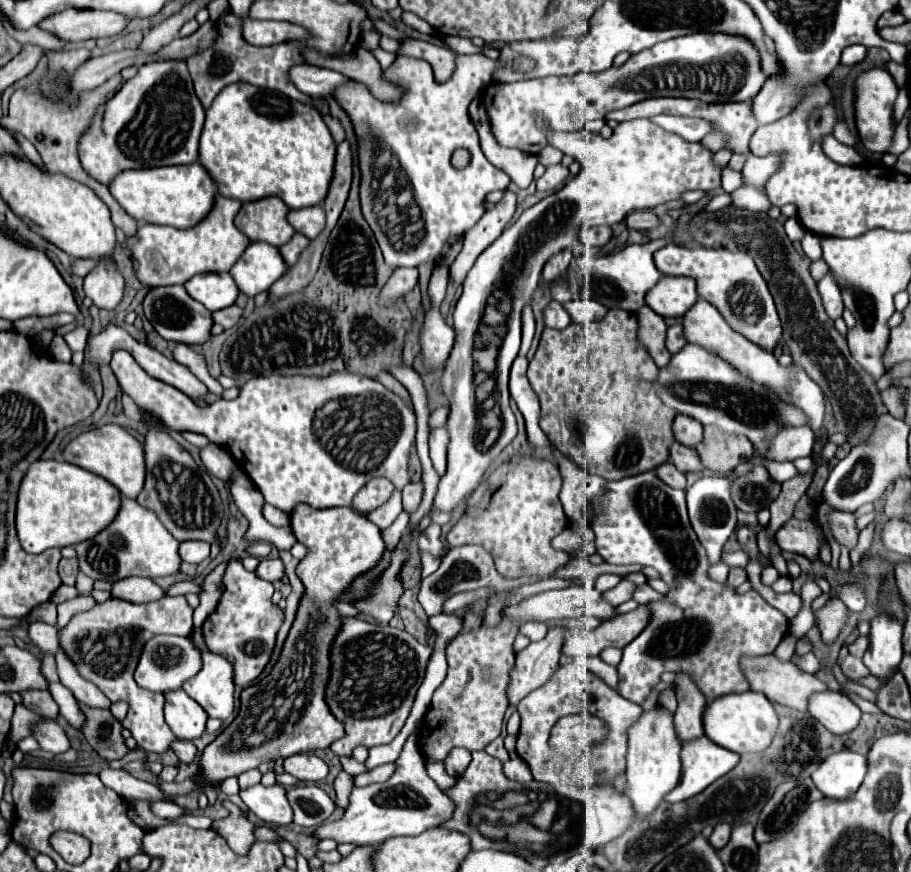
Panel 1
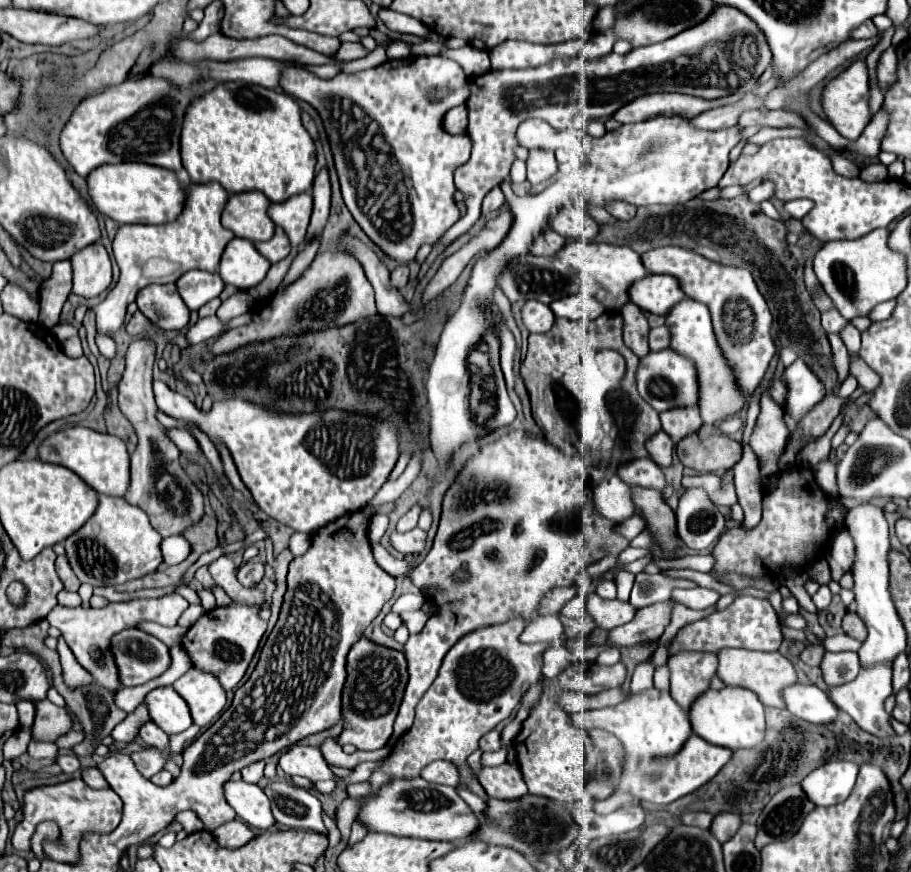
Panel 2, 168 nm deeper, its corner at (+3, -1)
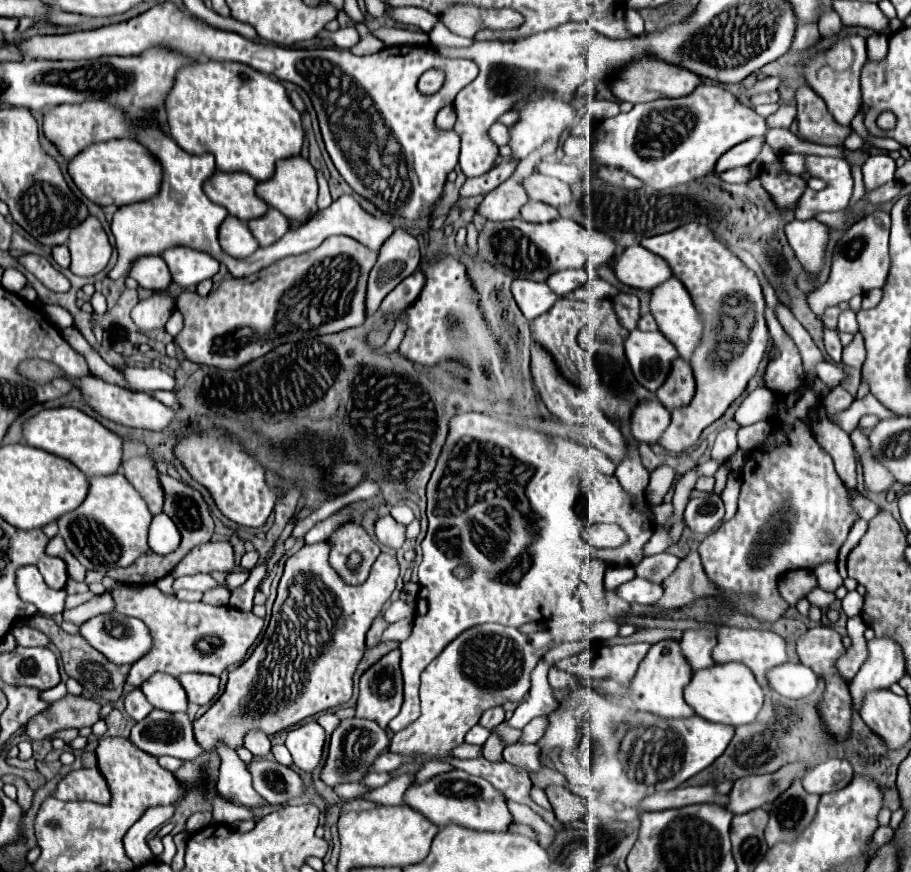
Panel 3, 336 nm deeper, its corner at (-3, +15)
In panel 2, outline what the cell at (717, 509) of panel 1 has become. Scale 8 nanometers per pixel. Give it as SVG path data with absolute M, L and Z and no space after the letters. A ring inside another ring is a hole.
M688 488L676 510L678 536L692 550L704 550L726 530L726 518L704 488Z

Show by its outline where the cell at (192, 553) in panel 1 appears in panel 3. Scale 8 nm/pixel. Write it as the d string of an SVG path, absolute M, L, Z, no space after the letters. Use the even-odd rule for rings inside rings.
M156 514L152 518L150 530L148 530L148 548L154 554L170 554L180 544L180 532L172 524L172 520L164 514Z

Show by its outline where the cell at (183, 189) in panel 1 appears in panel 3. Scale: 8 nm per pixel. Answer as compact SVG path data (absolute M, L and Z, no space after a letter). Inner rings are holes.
M132 138L96 142L86 146L80 154L76 154L68 162L68 174L72 176L80 192L88 200L100 206L108 206L108 204L124 206L124 204L146 200L158 192L162 180L160 164L142 144L138 144Z

